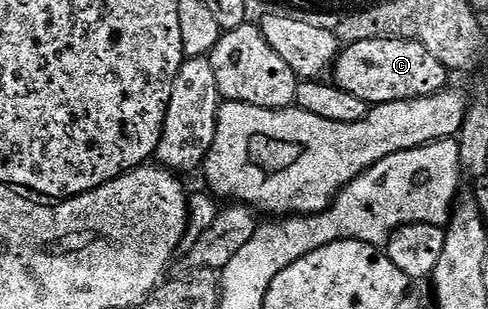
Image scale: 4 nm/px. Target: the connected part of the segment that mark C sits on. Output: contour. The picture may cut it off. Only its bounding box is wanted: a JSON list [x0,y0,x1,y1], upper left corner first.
[332,39,449,106]

